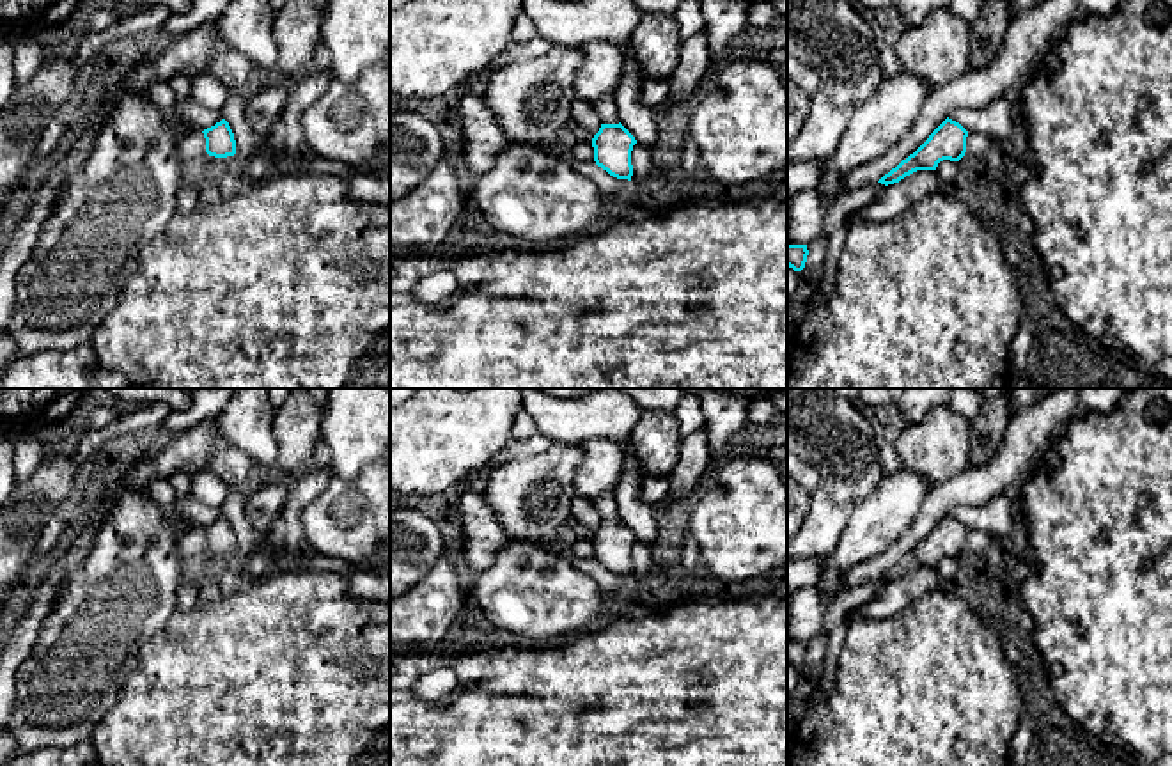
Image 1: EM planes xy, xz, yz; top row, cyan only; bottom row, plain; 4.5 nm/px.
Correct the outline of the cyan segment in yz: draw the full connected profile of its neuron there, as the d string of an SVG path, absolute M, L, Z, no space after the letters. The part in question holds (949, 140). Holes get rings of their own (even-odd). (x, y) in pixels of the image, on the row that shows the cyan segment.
M945 119L929 138L878 183L888 186L917 170L936 170L943 160L959 161L966 152L968 131L956 121Z

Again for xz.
M621 122L601 124L592 138L594 161L610 176L631 181L631 151L635 144L635 137Z

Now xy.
M225 119L202 131L206 138L206 152L215 158L236 154L234 133Z

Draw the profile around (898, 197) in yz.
M917 170L899 183L885 186L885 190L869 206L856 209L849 215L848 222L883 222L892 215L904 213L911 204L920 199L943 193L945 181L934 170Z

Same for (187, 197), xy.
M181 184L177 192L177 211L183 215L191 213L199 206L199 197L199 190Z

